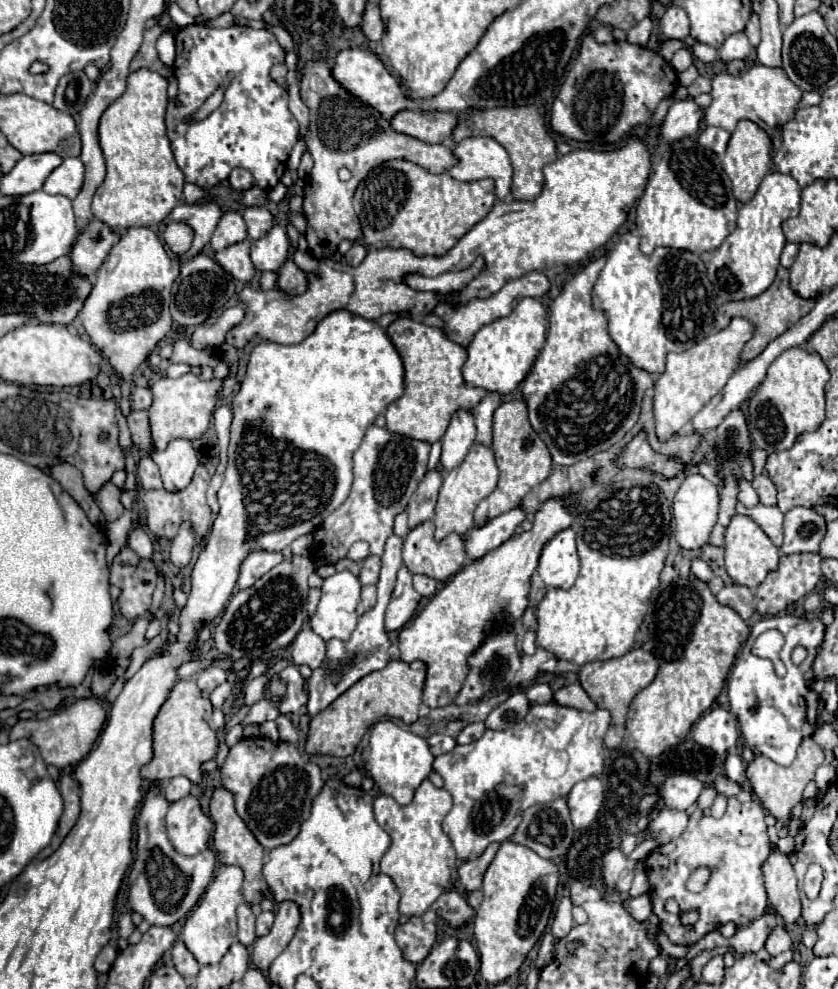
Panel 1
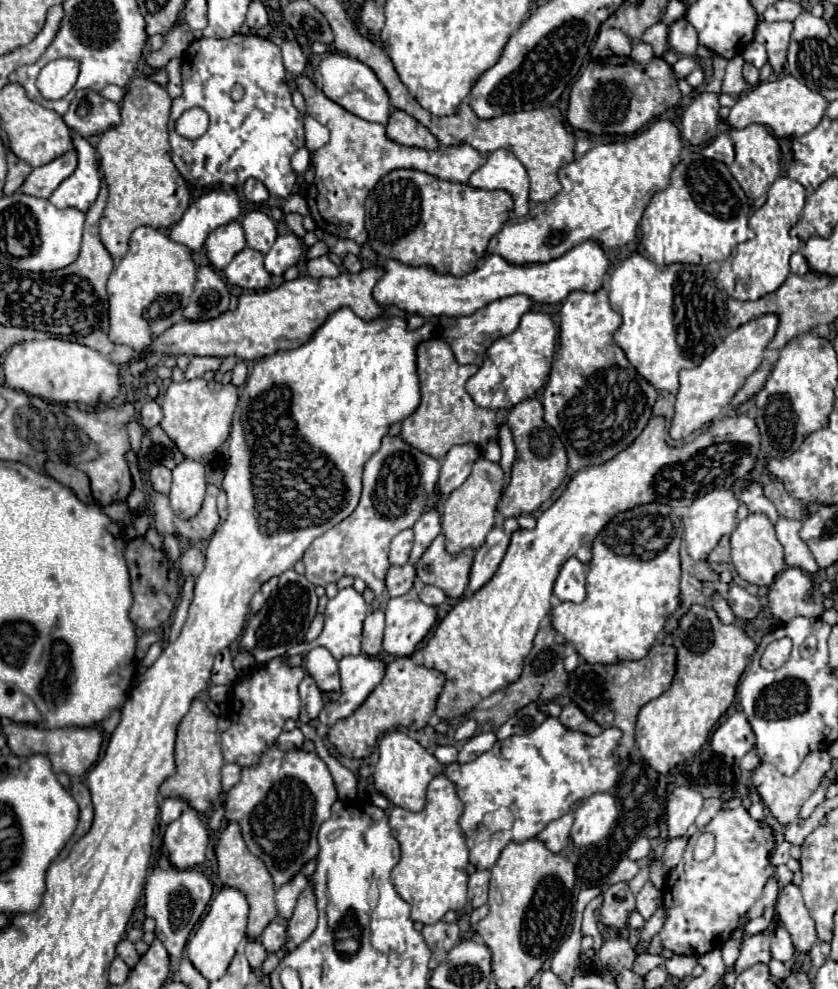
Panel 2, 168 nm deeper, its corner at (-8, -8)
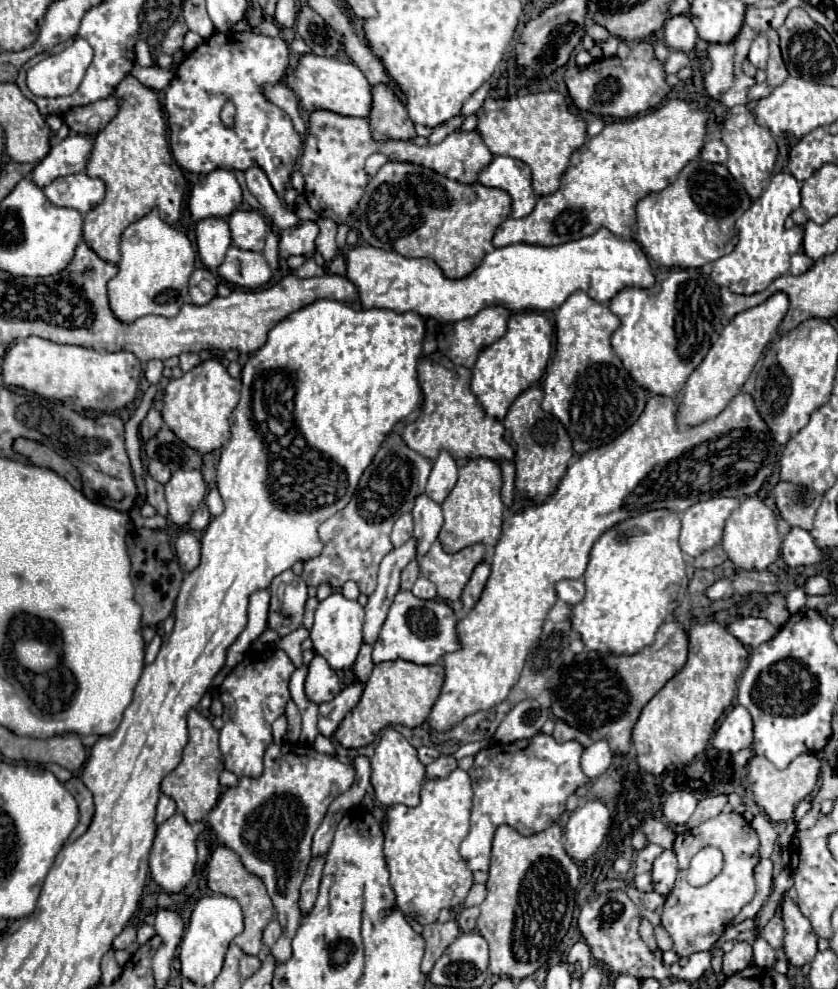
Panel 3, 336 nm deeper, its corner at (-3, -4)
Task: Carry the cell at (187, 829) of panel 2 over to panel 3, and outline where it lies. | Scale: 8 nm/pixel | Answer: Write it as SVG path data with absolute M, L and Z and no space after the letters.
M174 814L156 830L156 840L150 852L150 874L156 884L160 884L166 892L180 892L194 874L196 866L196 840L204 828L192 828L182 814Z

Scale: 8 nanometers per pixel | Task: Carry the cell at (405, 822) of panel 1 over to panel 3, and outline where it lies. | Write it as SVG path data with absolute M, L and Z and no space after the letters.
M456 768L446 778L426 780L416 808L392 806L386 812L386 862L398 908L420 924L432 924L442 908L464 902L474 884L472 872L460 856L460 842L470 828L472 786L464 770Z

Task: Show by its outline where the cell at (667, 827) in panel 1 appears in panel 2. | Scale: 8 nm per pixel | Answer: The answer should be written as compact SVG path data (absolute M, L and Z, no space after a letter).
M673 838L673 840L669 840L669 844L667 844L665 852L663 852L663 866L665 866L667 872L673 870L681 862L685 846L687 846L685 838Z

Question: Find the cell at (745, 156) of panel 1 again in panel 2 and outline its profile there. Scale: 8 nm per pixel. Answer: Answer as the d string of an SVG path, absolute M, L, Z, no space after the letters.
M751 124L743 130L735 130L731 128L731 140L735 144L735 162L731 164L731 174L733 178L739 182L739 186L743 188L743 192L747 194L749 202L759 208L765 204L767 200L767 192L771 188L771 184L775 182L775 178L779 178L781 166L779 166L779 144L777 138L773 134L767 132L767 128L759 126L759 124Z

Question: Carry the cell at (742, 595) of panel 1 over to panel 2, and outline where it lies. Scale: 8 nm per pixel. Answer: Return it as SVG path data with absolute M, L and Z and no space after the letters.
M733 586L727 592L727 604L731 606L733 614L741 620L741 622L749 622L753 620L759 612L761 612L761 604L757 600L757 596L749 594L745 588L741 586Z

